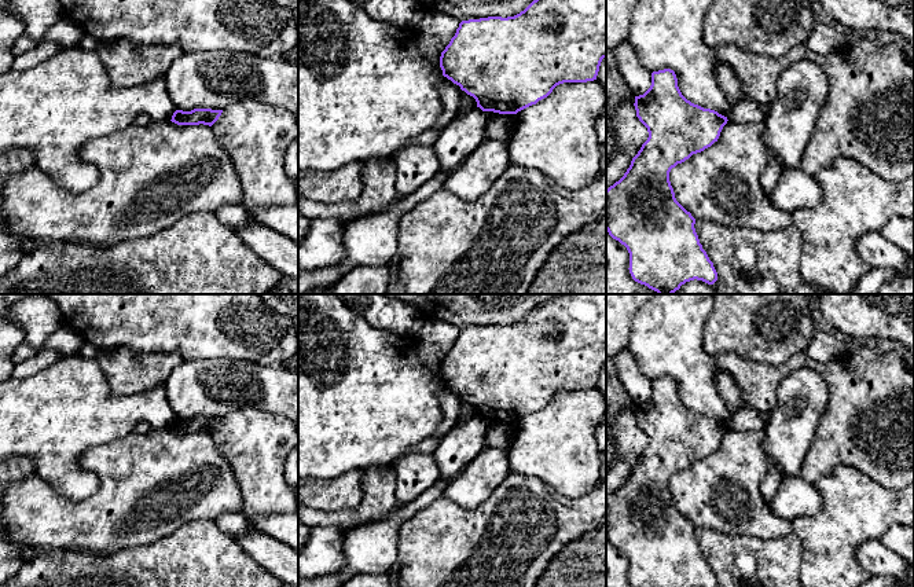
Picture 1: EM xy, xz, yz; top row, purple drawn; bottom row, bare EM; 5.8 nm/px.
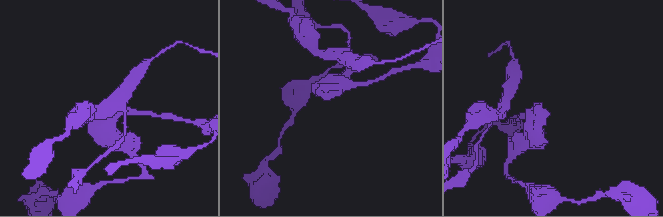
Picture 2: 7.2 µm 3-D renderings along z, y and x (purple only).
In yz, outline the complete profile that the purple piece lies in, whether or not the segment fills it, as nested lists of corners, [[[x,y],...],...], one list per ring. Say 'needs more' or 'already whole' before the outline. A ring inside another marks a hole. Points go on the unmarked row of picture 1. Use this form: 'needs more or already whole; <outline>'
already whole; [[[671,377],[653,379],[650,396],[635,404],[634,414],[649,445],[624,484],[606,498],[606,539],[627,555],[632,587],[717,587],[695,540],[695,527],[675,506],[669,480],[717,450],[728,428],[687,408]]]

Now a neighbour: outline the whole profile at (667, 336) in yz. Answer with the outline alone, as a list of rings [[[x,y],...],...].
[[[656,294],[635,313],[628,351],[650,381],[671,377],[682,403],[728,425],[734,417],[719,393],[716,364],[704,349],[712,294]]]

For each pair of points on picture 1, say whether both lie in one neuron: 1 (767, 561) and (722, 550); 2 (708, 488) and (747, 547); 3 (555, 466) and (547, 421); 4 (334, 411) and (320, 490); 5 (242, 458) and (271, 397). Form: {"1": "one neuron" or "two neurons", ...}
{"1": "one neuron", "2": "two neurons", "3": "one neuron", "4": "two neurons", "5": "two neurons"}

